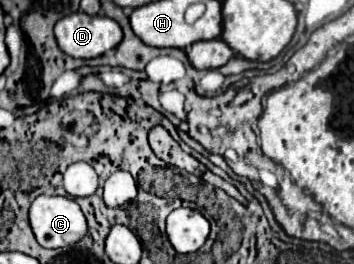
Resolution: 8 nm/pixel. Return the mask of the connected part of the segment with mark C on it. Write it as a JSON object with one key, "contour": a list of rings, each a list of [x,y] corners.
{"contour":[[[38,196],[30,208],[30,226],[42,248],[72,246],[88,230],[80,206],[64,196]]]}

